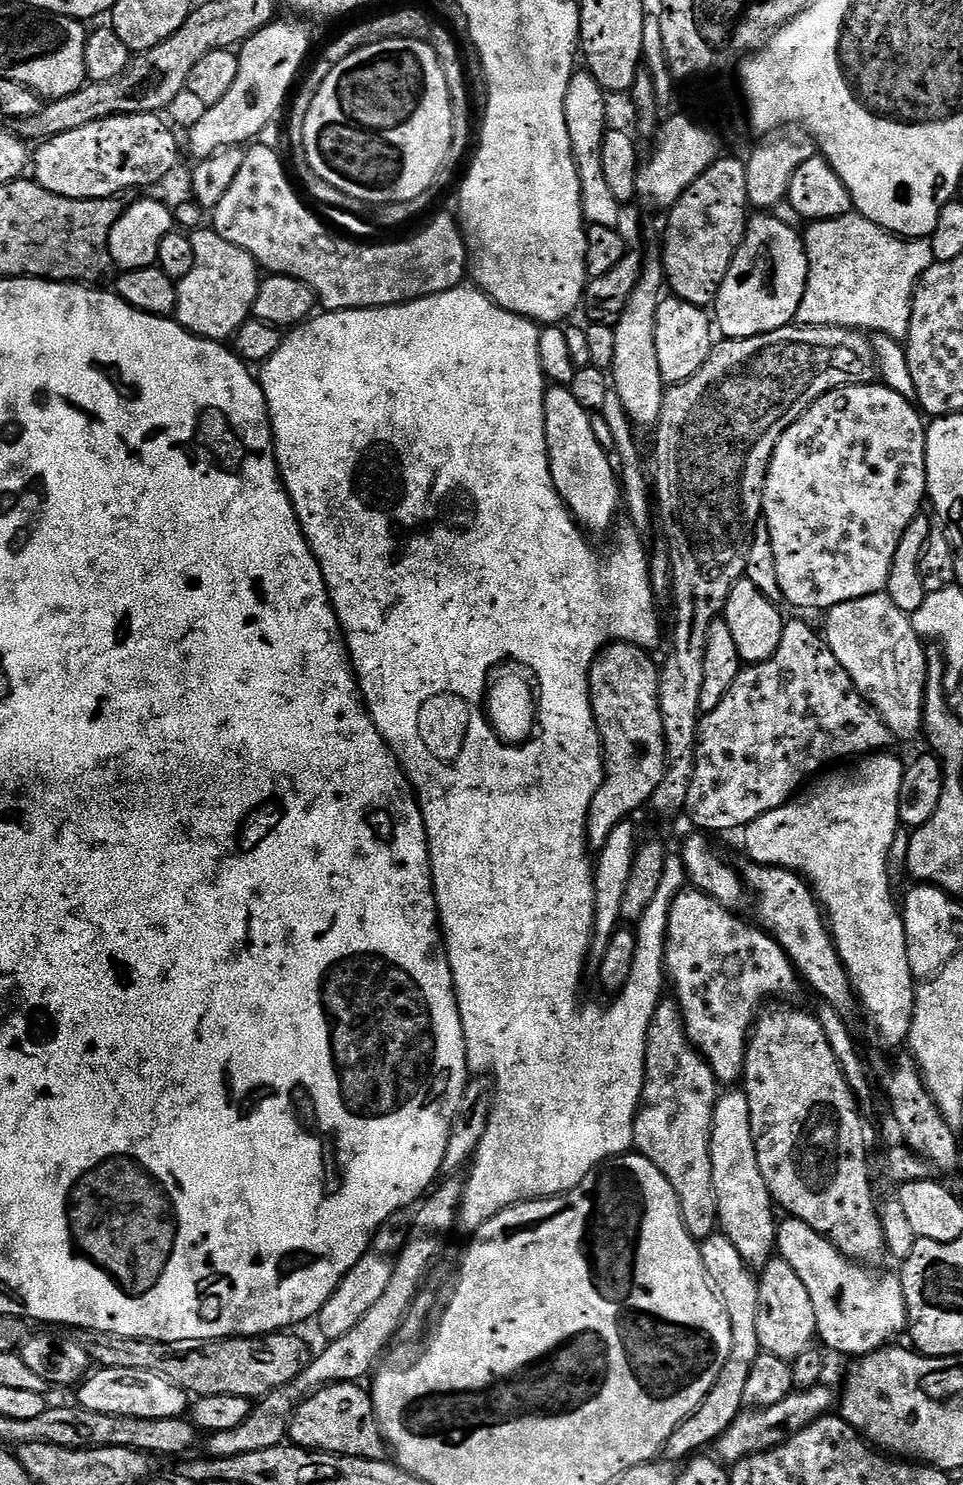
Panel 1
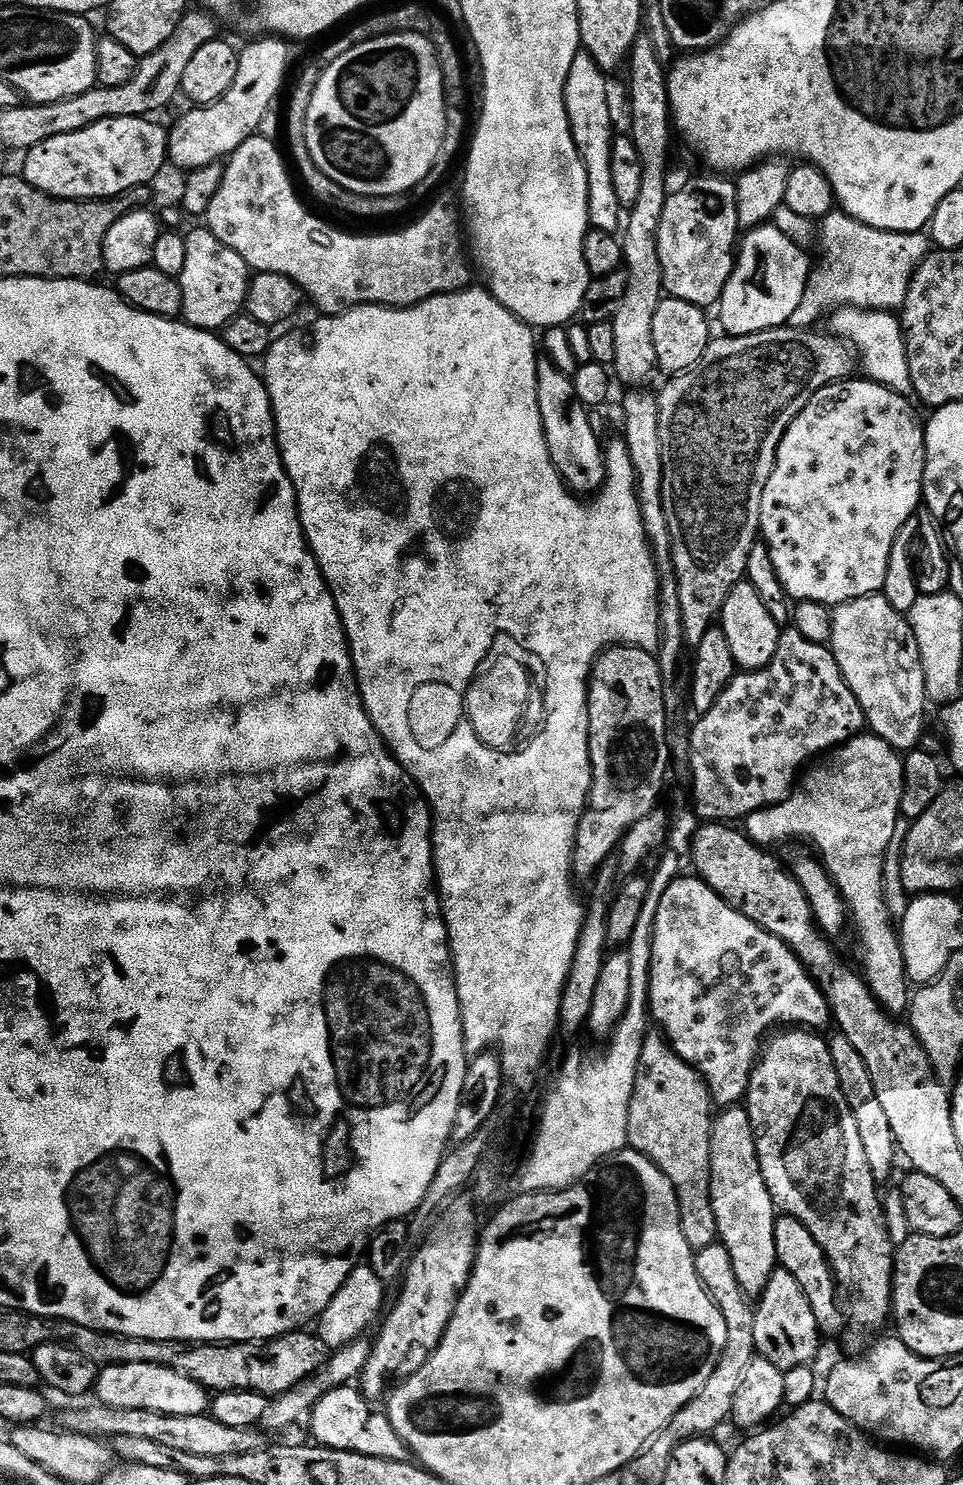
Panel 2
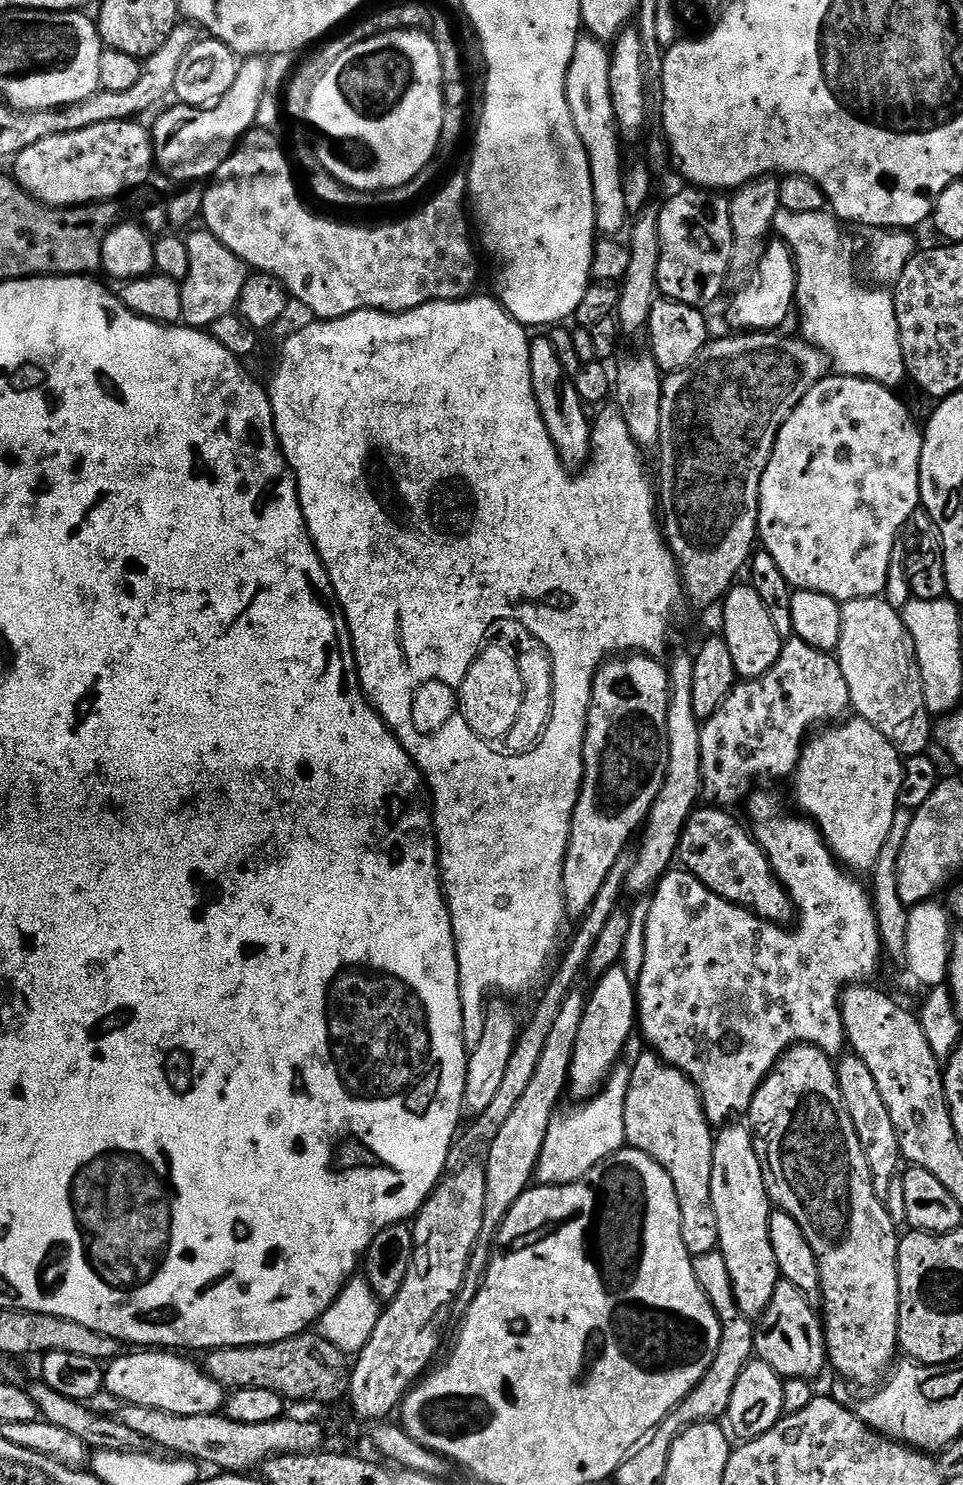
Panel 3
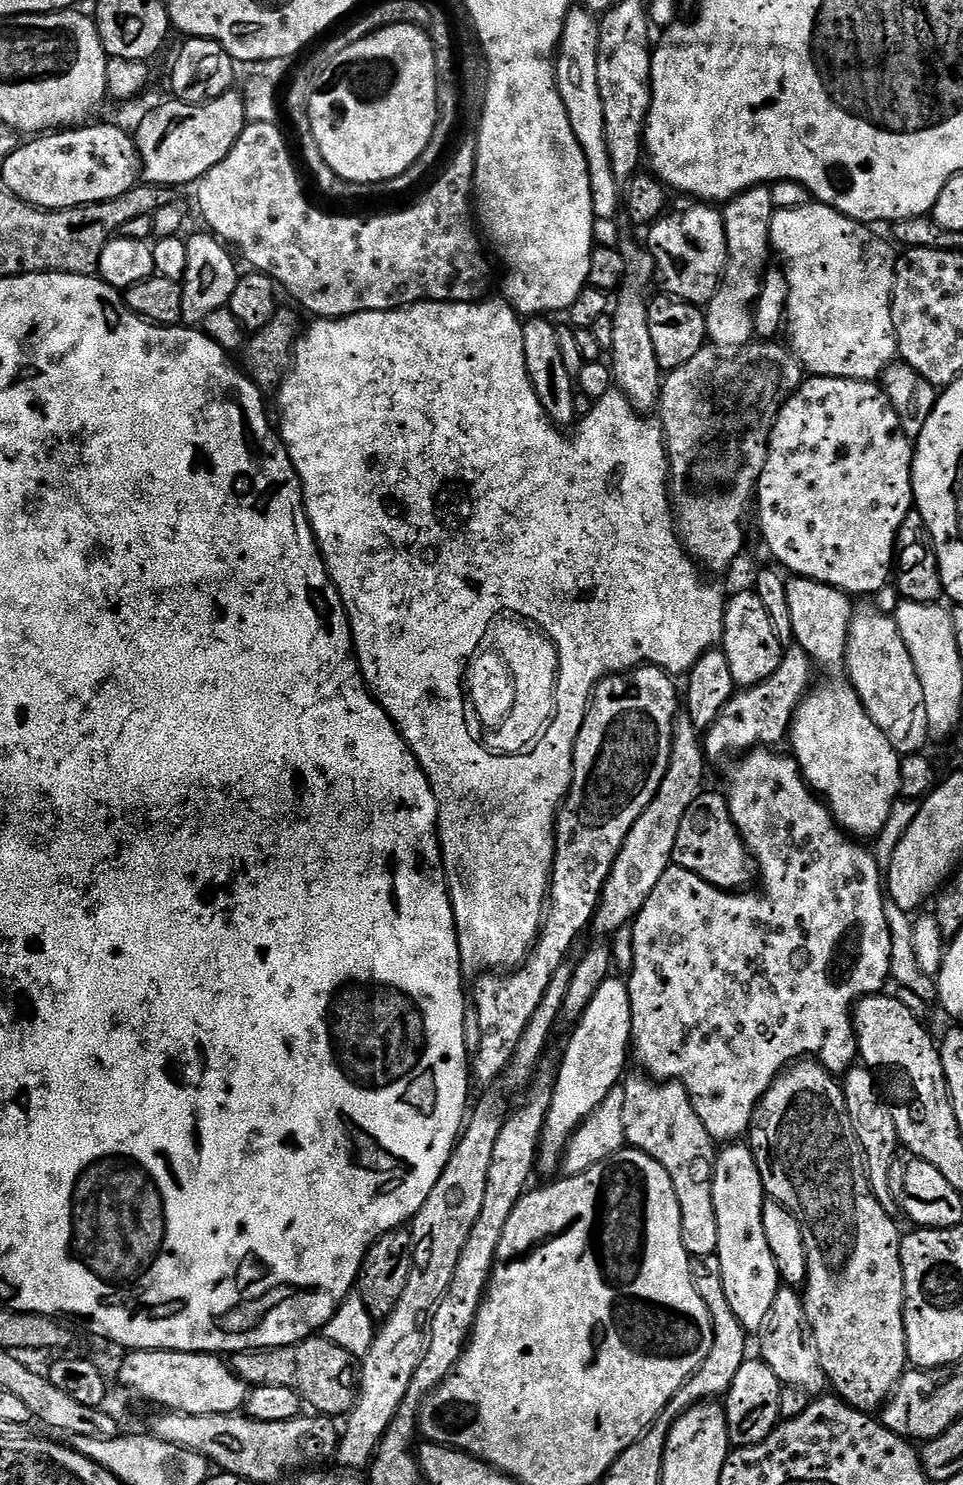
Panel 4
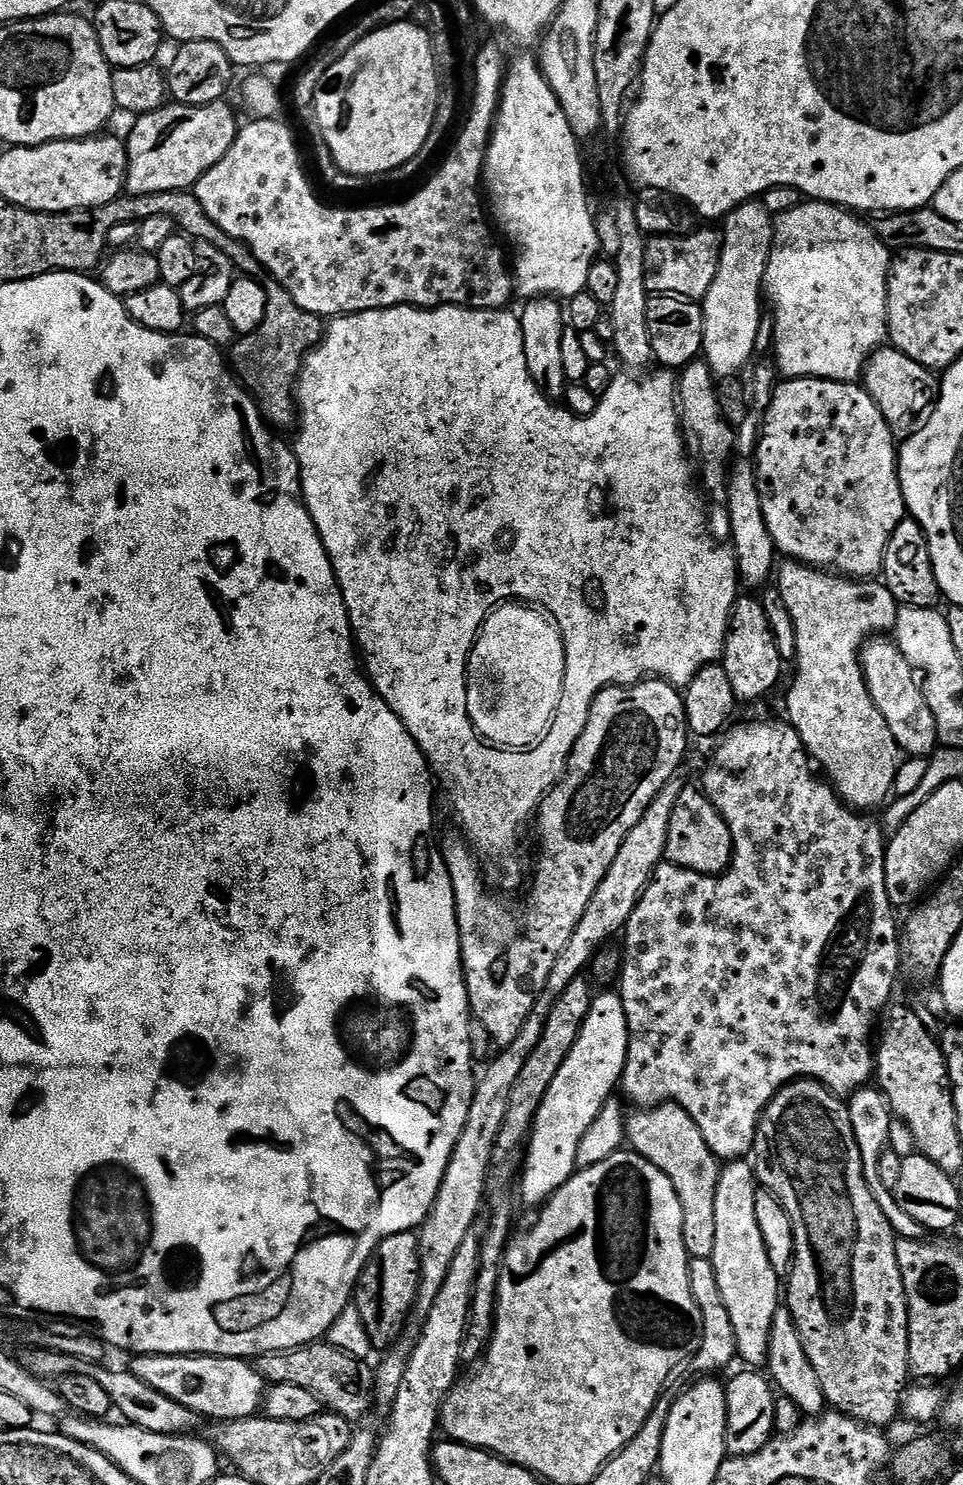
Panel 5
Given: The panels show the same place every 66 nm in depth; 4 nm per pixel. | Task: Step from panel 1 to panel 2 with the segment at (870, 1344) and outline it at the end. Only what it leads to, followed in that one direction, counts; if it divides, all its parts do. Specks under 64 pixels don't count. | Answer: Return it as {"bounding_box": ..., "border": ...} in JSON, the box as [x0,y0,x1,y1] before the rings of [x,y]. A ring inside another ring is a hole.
{"bounding_box":[774,1215,846,1337],"border":[[[777,1215],[774,1226],[774,1250],[777,1265],[794,1274],[794,1278],[798,1278],[798,1286],[802,1286],[806,1294],[810,1302],[810,1310],[814,1310],[814,1318],[818,1322],[821,1333],[825,1337],[838,1335],[844,1328],[844,1320],[846,1328],[845,1313],[844,1316],[840,1313],[840,1304],[836,1301],[838,1281],[833,1275],[831,1265],[828,1264],[828,1256],[818,1246],[818,1242],[814,1242],[814,1234],[810,1234],[810,1230],[806,1230],[806,1226],[798,1222],[798,1218]]]}

